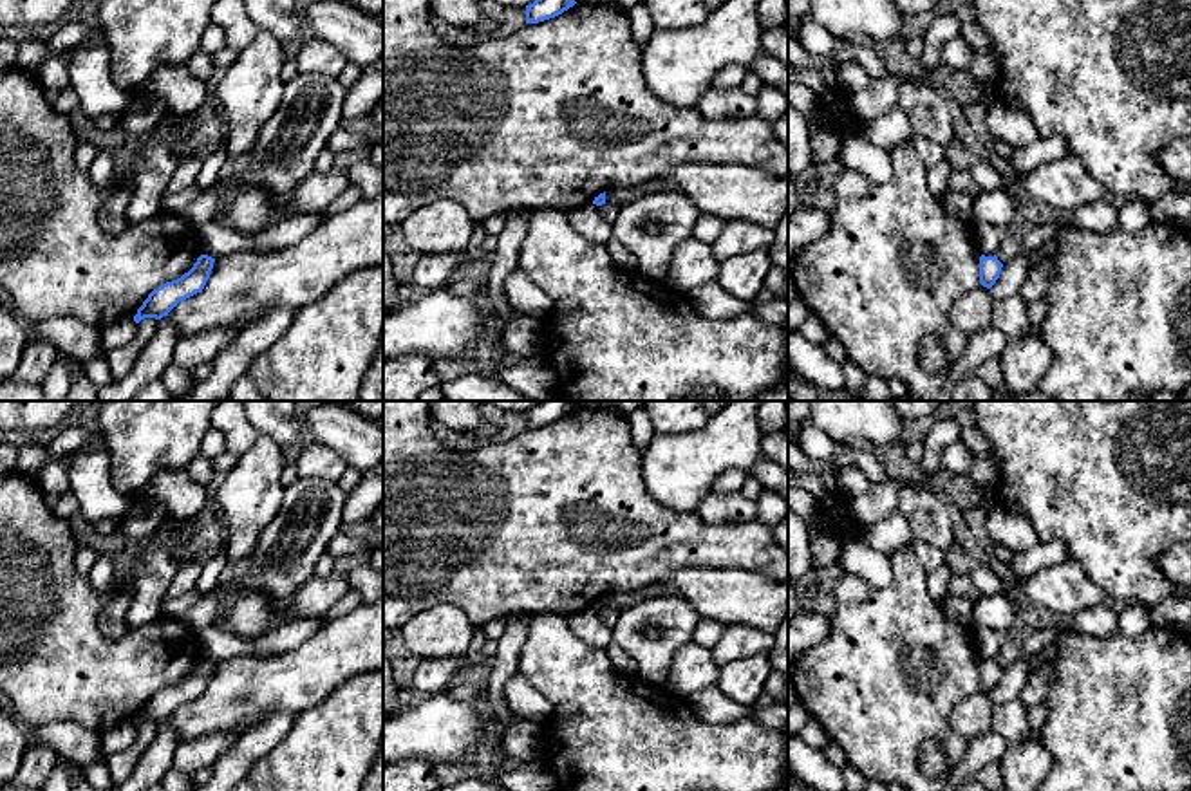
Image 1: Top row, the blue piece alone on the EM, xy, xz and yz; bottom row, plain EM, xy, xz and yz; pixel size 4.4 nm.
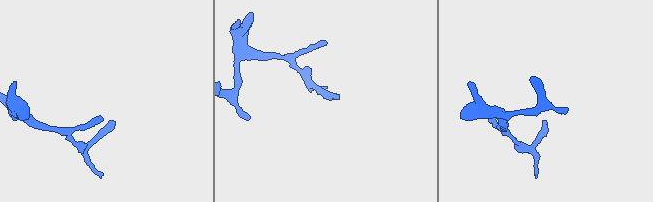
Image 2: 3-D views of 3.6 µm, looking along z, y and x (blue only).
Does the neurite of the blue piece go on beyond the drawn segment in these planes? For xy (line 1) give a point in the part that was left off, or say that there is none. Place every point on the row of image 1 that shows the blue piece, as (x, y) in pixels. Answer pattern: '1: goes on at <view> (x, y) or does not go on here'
1: does not go on here

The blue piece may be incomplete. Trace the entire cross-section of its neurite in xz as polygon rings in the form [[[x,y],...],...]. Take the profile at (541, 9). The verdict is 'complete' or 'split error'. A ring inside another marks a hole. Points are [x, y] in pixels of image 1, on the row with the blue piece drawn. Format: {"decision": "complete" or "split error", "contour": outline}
{"decision": "complete", "contour": [[[535,0],[526,5],[526,23],[539,23],[555,18],[573,7],[575,0]]]}

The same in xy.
{"decision": "complete", "contour": [[[201,255],[193,267],[181,278],[166,282],[154,289],[143,305],[137,309],[134,321],[139,323],[145,318],[161,320],[183,300],[201,293],[210,278],[215,258]]]}

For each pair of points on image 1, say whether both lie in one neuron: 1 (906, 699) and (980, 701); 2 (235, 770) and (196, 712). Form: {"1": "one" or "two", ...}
{"1": "two", "2": "two"}

